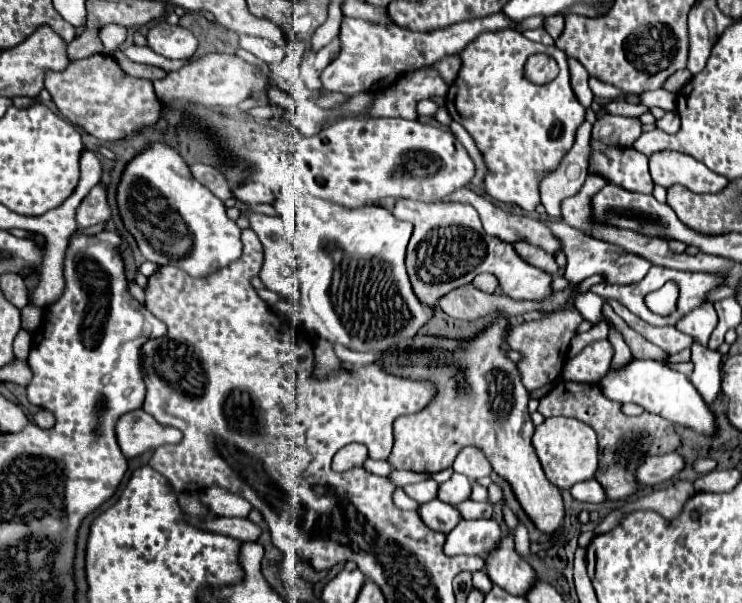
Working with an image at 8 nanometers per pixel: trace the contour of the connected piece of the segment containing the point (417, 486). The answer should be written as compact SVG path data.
M426 479L422 483L414 483L414 485L406 485L404 487L406 495L412 497L414 501L418 503L428 503L432 499L436 499L436 493L438 493L438 483L434 479Z

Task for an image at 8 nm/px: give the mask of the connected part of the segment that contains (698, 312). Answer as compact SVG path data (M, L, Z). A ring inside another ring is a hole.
M704 303L702 307L694 309L686 317L682 317L676 323L676 327L678 327L678 331L690 335L694 343L700 343L700 345L708 347L708 339L710 339L710 335L717 323L718 317L716 317L716 311L714 311L712 303Z

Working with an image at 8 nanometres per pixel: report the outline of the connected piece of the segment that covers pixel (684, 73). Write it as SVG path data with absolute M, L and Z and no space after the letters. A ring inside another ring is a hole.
M688 69L676 71L674 75L670 75L670 79L666 79L666 83L662 83L662 89L672 91L672 93L678 93L690 79L692 79L692 73Z

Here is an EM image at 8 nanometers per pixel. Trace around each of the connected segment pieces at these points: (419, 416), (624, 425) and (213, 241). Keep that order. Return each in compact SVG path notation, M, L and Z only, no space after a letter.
M494 317L490 327L478 335L472 341L450 341L444 337L422 337L416 335L414 339L398 343L398 347L390 347L386 353L382 353L376 363L384 363L388 373L404 373L408 379L430 379L438 387L436 399L422 409L420 413L398 417L394 421L394 447L390 453L390 465L392 469L402 471L414 471L414 473L438 473L442 469L452 467L456 455L460 449L472 445L478 447L486 459L490 461L492 469L510 483L514 497L518 499L522 511L530 517L530 521L536 525L538 531L552 535L564 519L564 503L560 489L550 483L540 467L540 461L536 457L536 451L532 447L532 435L534 425L530 421L528 413L528 393L524 385L520 383L520 373L516 369L516 363L512 363L504 351L504 331L506 331L506 317Z
M560 381L556 387L540 399L538 413L548 417L564 415L574 417L586 425L590 425L598 435L598 447L600 447L600 459L598 459L598 475L594 477L598 483L602 483L606 497L610 501L626 499L632 493L638 491L638 483L634 479L638 463L648 455L656 453L668 453L674 451L680 445L680 437L674 433L672 423L658 415L642 413L638 417L626 417L620 411L620 403L610 401L602 395L598 385L580 385L570 381Z
M152 143L144 153L136 155L118 185L118 207L126 229L134 235L140 253L158 265L174 265L184 269L192 277L204 277L220 267L230 265L242 255L242 241L240 229L234 221L226 217L224 203L214 197L206 187L202 187L192 175L184 159L178 155L176 149L164 143Z

